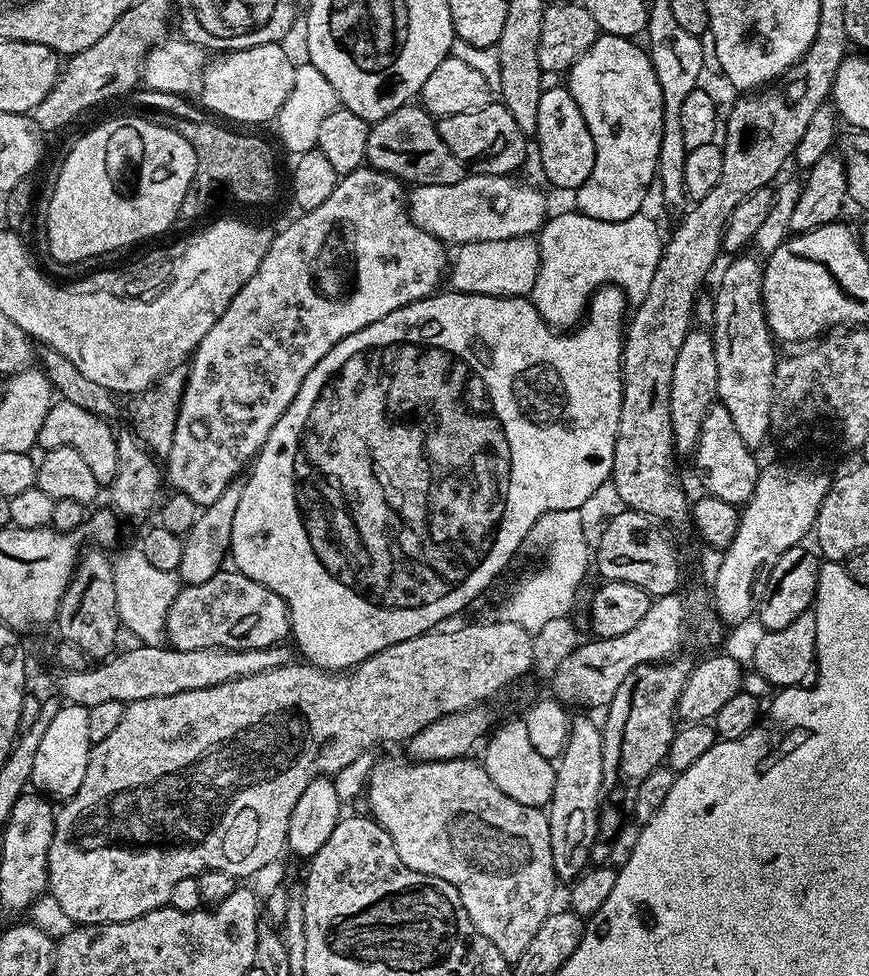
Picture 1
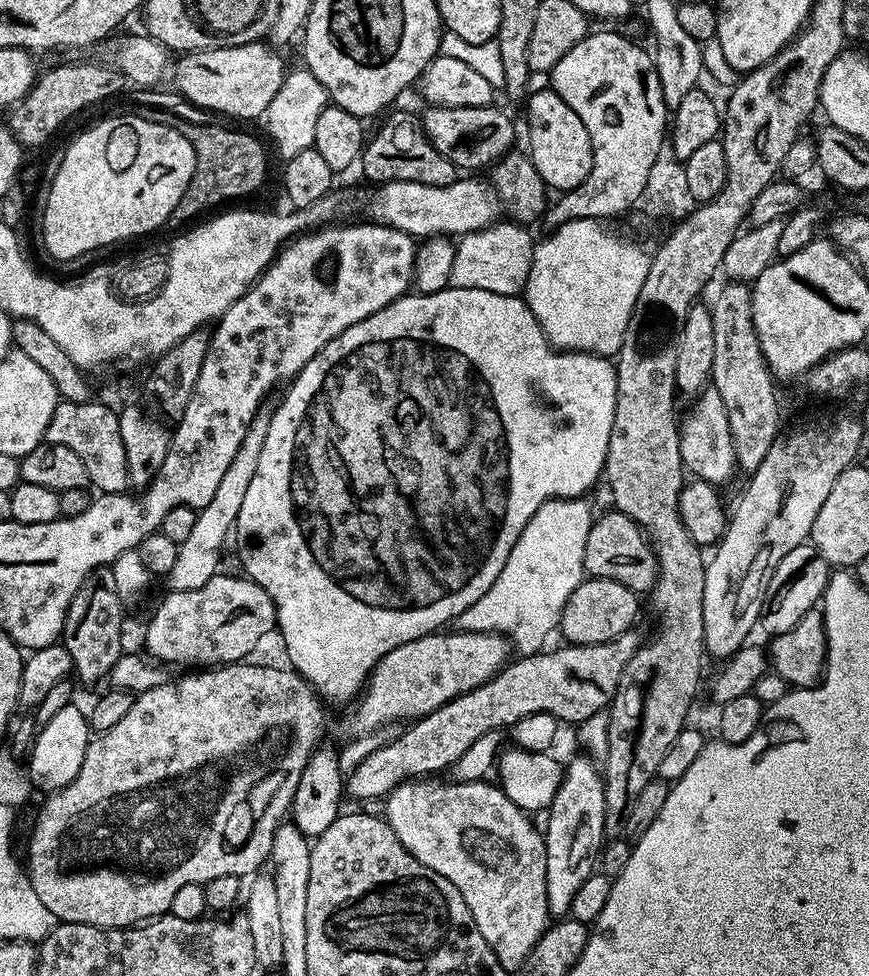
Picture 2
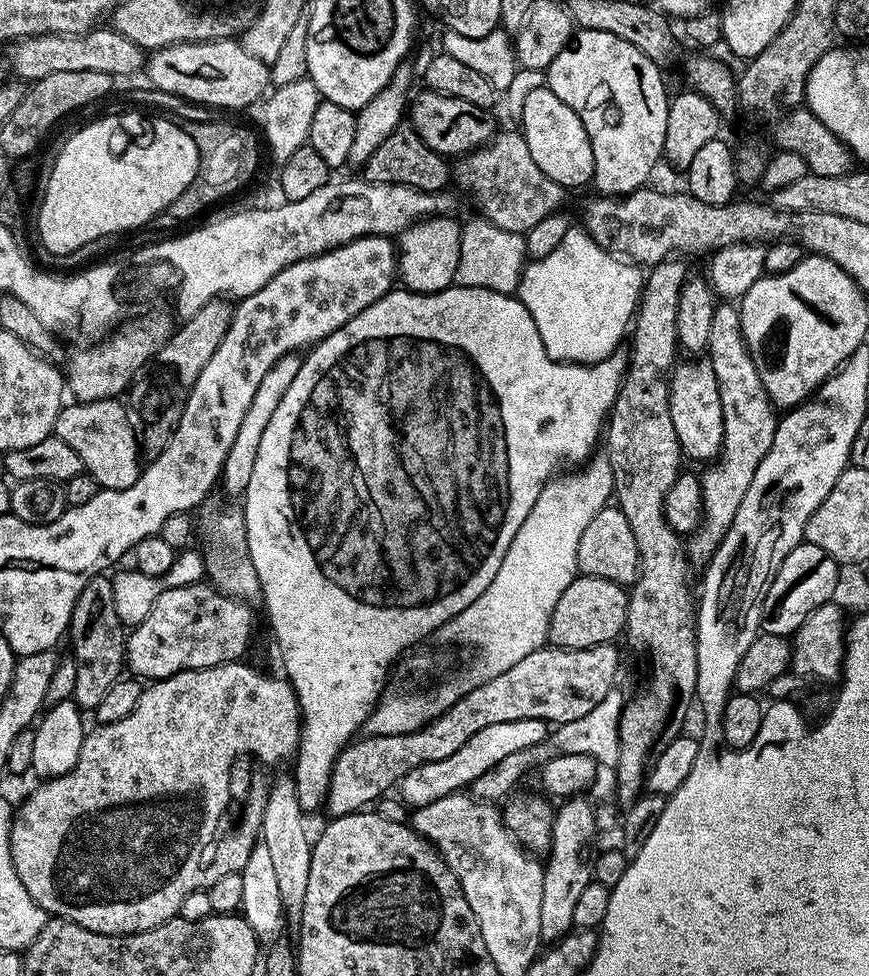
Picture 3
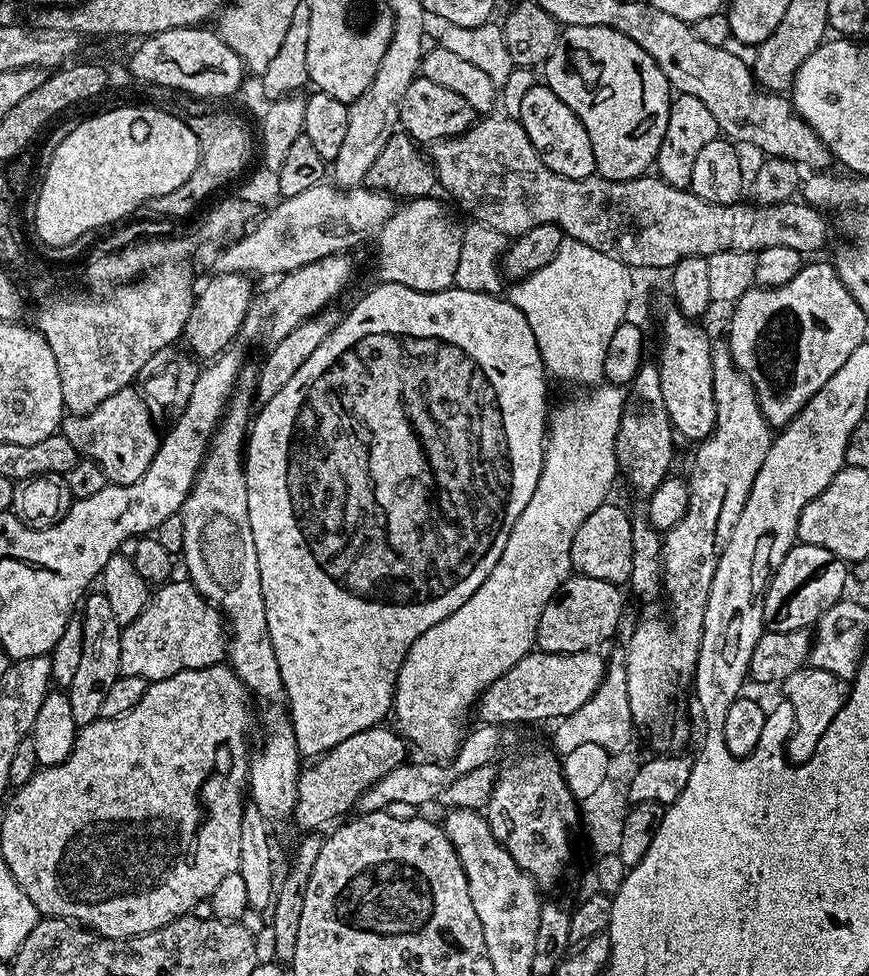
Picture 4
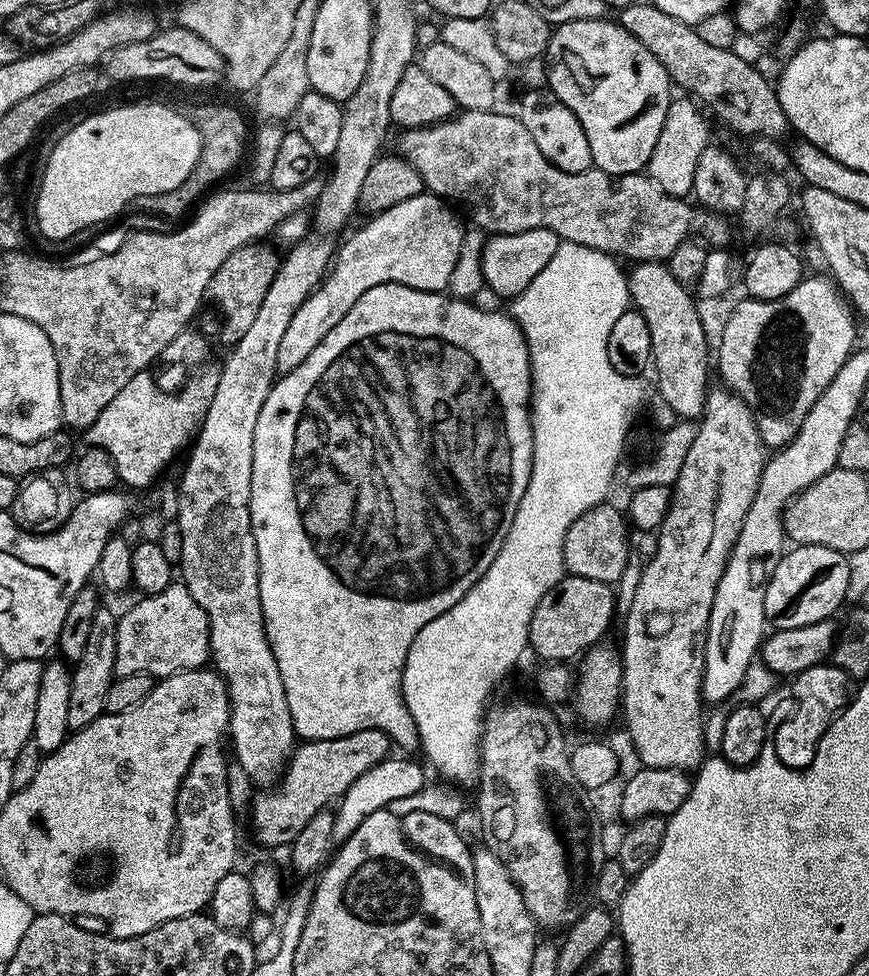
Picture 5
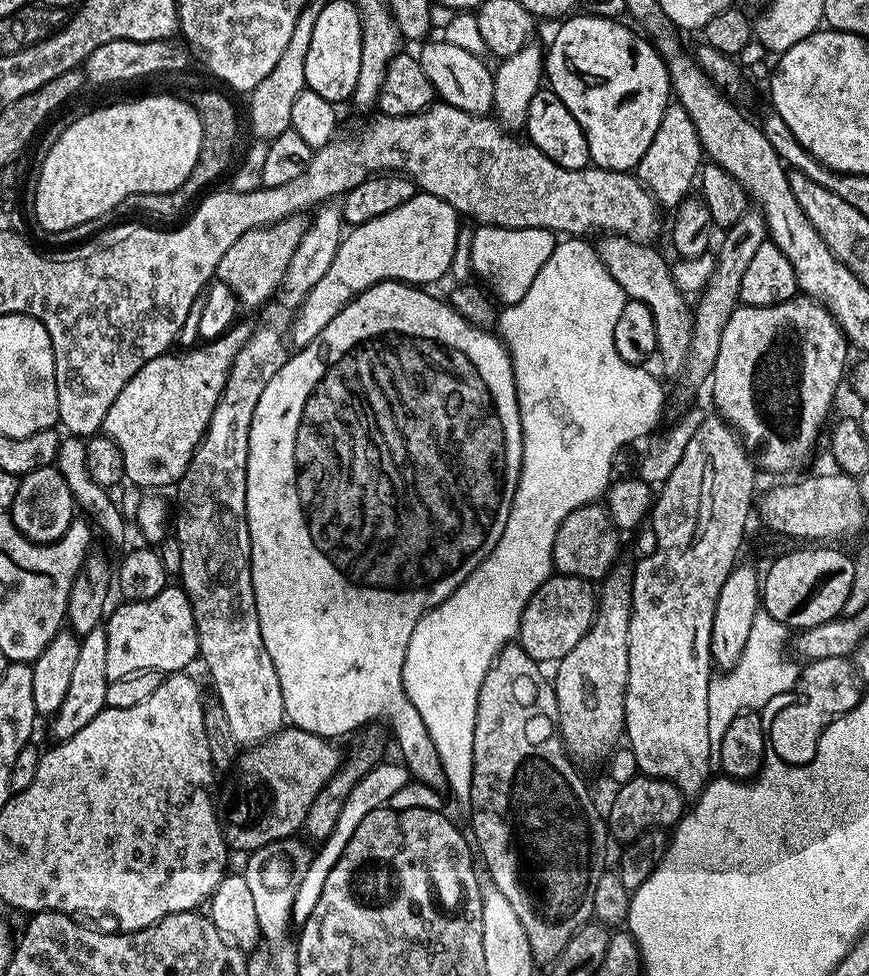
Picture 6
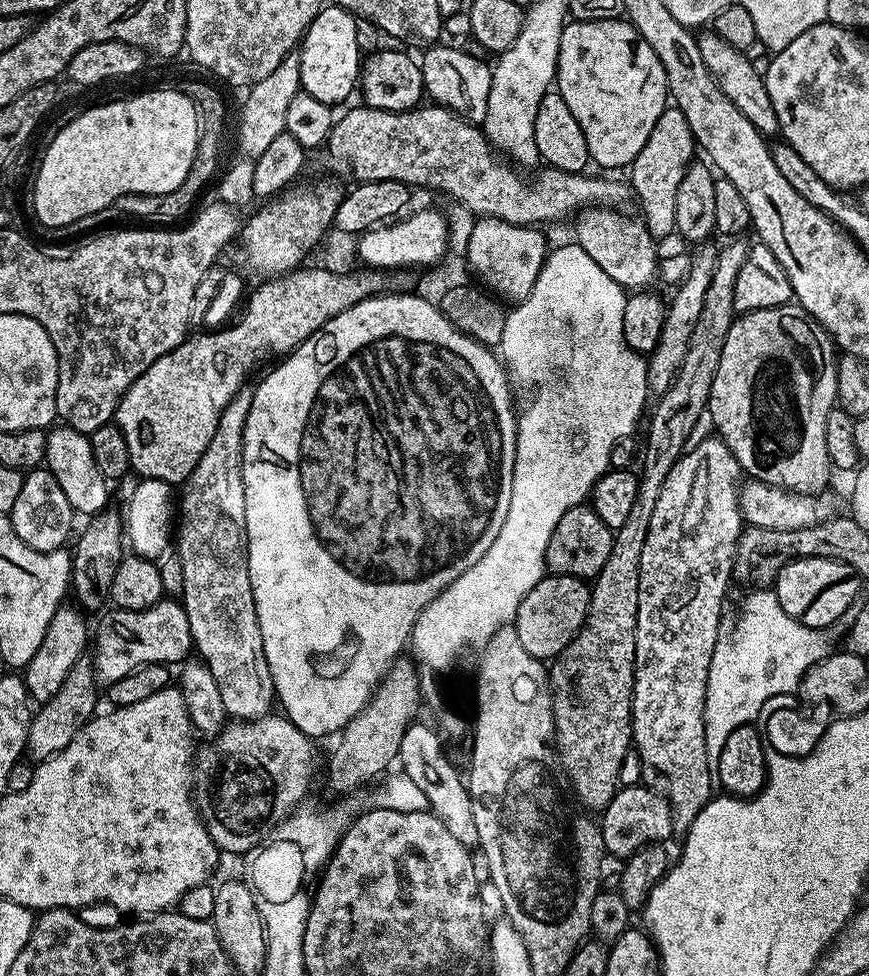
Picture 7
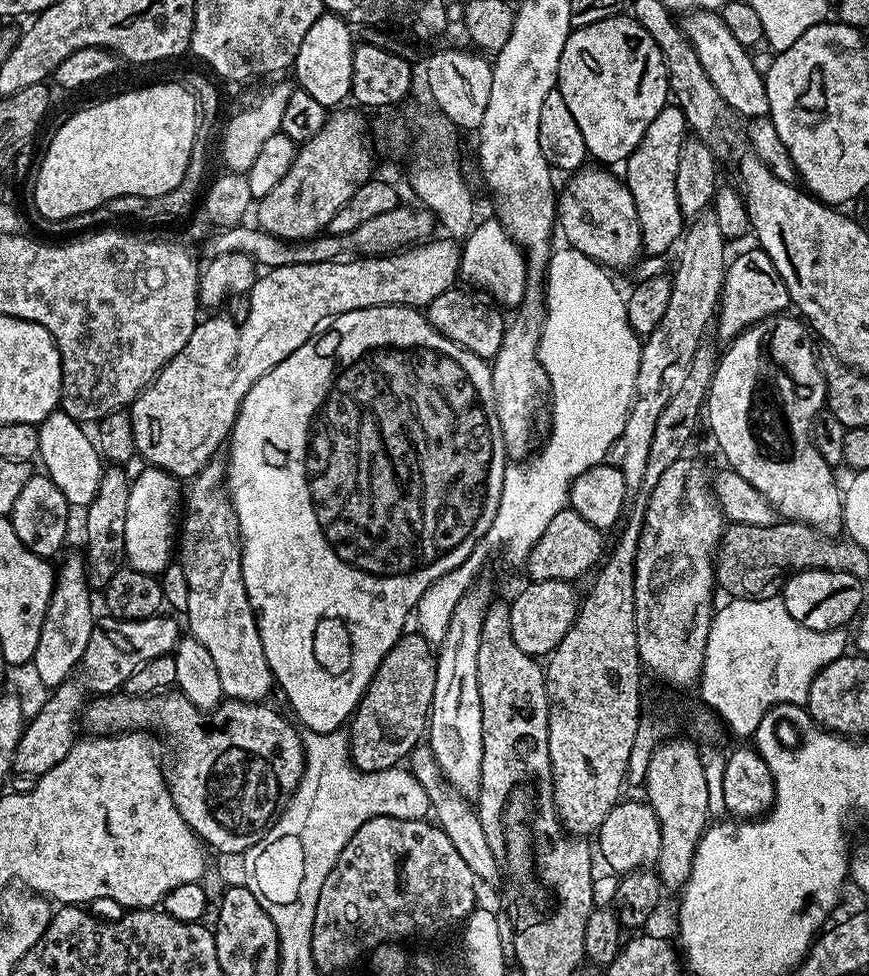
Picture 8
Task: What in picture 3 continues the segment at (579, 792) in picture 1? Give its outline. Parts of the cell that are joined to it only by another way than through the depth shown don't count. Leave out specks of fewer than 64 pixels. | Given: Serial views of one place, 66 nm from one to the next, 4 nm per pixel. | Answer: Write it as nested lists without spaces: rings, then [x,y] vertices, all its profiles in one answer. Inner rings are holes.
[[[574,795],[565,799],[564,804],[555,809],[552,818],[552,846],[550,855],[544,864],[542,882],[542,906],[539,908],[542,926],[540,939],[551,946],[574,928],[574,910],[578,898],[586,891],[586,886],[594,882],[592,866],[594,863],[594,845],[597,831],[593,801],[583,795]],[[552,856],[552,857],[551,857]]]

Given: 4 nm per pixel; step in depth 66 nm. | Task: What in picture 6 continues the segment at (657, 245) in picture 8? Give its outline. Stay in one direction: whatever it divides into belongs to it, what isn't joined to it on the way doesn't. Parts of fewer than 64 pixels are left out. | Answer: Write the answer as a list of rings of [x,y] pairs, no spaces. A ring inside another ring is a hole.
[[[669,103],[668,109],[662,114],[662,122],[658,122],[658,130],[654,134],[654,142],[650,142],[646,154],[642,154],[638,166],[634,169],[635,175],[640,183],[651,192],[652,197],[655,198],[661,209],[672,210],[675,209],[677,204],[681,204],[684,201],[685,196],[693,191],[701,167],[702,149],[698,138],[698,130],[694,130],[694,122],[690,122],[690,114],[686,114],[686,110],[681,104]]]

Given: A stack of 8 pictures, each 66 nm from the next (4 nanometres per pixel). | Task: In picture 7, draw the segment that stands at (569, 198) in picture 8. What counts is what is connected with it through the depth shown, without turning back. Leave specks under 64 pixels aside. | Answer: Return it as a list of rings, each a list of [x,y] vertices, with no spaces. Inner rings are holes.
[[[591,207],[581,211],[580,237],[578,243],[614,282],[618,282],[625,290],[648,290],[658,280],[658,255],[656,256],[657,237],[650,234],[643,219],[623,216],[625,213],[610,208]]]

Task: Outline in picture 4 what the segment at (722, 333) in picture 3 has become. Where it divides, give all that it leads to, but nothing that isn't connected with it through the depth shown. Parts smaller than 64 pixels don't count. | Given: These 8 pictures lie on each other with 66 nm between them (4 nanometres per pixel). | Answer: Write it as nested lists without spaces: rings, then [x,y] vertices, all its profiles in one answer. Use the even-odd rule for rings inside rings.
[[[720,338],[712,345],[714,366],[714,410],[716,426],[711,434],[699,441],[696,461],[688,481],[688,505],[686,514],[670,531],[662,536],[662,588],[668,592],[668,613],[665,616],[644,616],[636,624],[628,640],[628,652],[623,653],[626,666],[626,694],[630,694],[630,714],[633,725],[648,735],[650,743],[660,754],[676,754],[688,740],[688,720],[680,705],[680,688],[689,687],[695,674],[699,650],[702,646],[703,618],[706,614],[707,599],[710,598],[711,582],[722,558],[723,548],[730,538],[731,530],[738,523],[750,490],[766,459],[774,439],[773,429],[768,427],[766,418],[758,406],[754,386],[750,378],[734,362],[728,349],[727,339]]]

